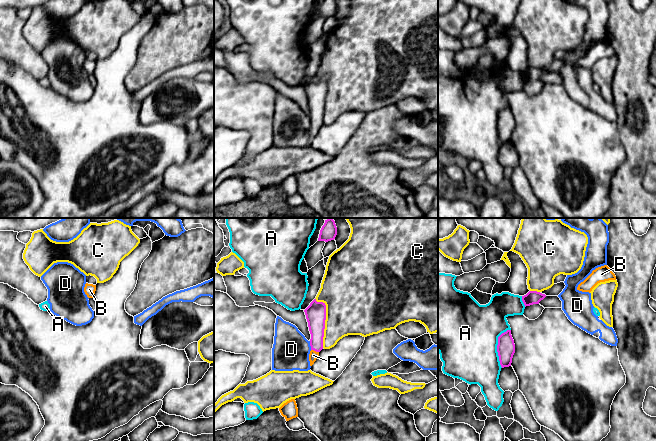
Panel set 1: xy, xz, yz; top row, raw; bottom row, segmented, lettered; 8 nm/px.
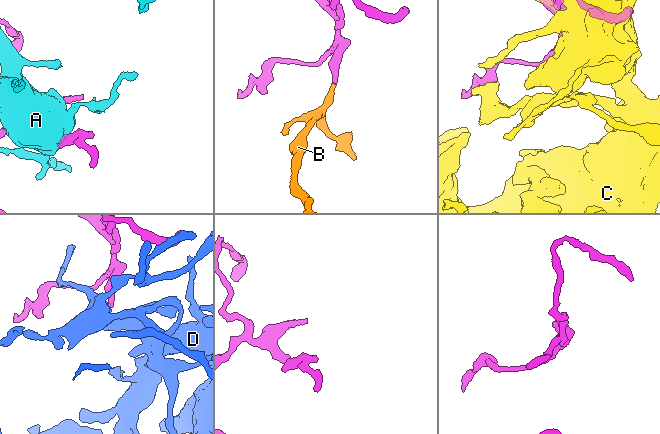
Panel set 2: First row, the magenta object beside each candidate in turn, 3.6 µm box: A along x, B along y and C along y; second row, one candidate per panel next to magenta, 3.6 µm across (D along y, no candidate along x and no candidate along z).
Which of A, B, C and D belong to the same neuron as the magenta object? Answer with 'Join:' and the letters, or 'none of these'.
Join: B

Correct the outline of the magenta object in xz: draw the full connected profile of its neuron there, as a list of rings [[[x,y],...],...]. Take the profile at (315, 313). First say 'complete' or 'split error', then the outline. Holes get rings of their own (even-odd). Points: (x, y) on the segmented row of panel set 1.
split error | [[[314,299],[304,310],[311,334],[309,354],[310,366],[314,364],[323,349],[323,337],[326,320],[326,305],[323,302],[317,302]]]

